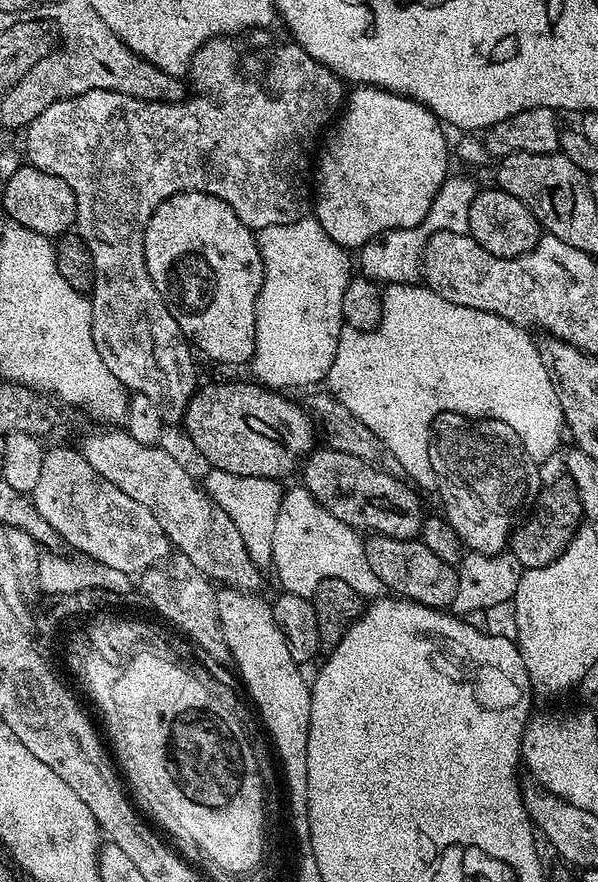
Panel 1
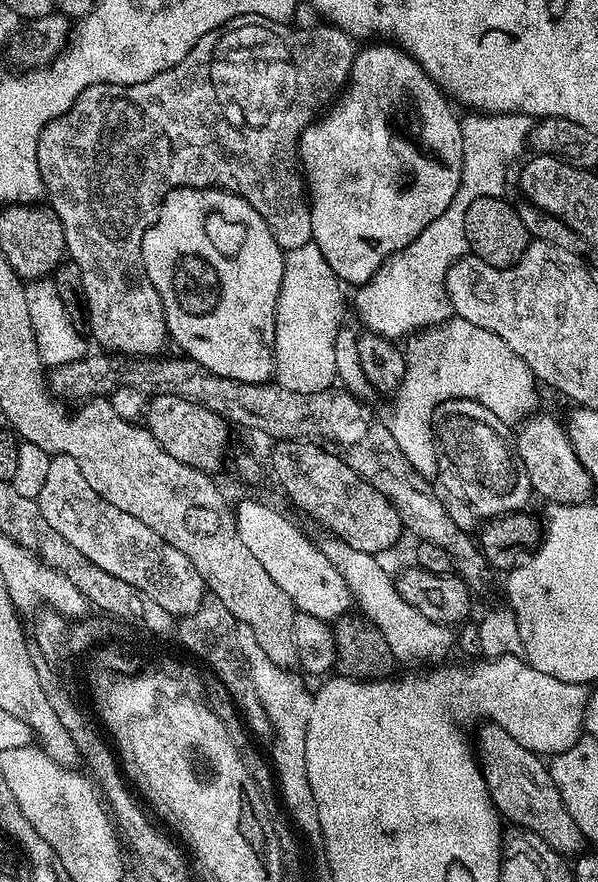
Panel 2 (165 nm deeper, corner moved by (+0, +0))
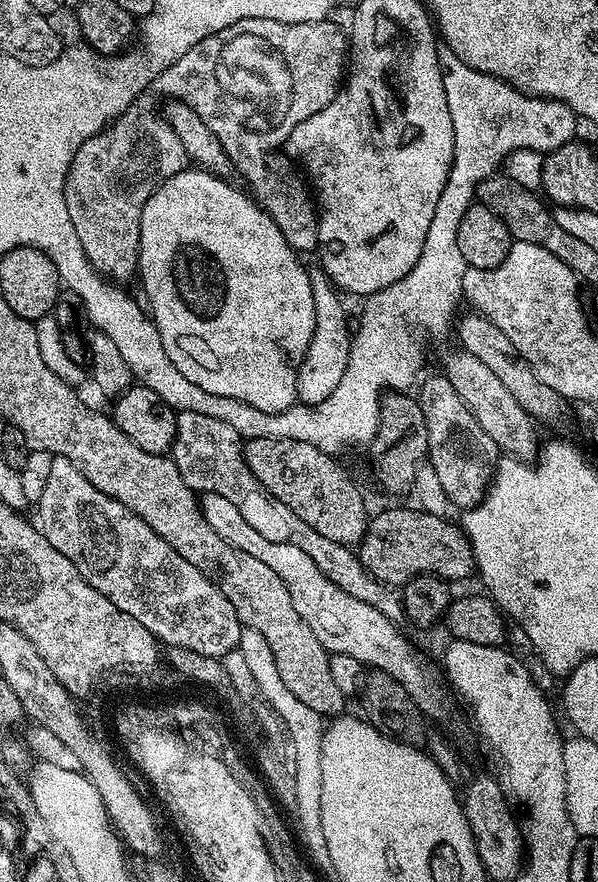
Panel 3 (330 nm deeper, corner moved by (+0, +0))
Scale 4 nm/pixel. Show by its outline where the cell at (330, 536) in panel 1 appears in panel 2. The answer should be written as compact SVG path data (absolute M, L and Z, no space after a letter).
M333 536L325 537L320 547L326 558L338 570L347 588L351 590L355 605L362 608L361 613L386 638L391 653L397 663L404 664L410 660L424 658L440 658L451 650L455 632L449 625L431 622L424 614L420 614L404 598L398 594L393 577L380 568L377 557L364 551L354 550Z

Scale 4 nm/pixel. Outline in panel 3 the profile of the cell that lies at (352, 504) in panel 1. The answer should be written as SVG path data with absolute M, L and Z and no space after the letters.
M258 438L244 444L244 461L250 474L254 474L254 478L268 494L278 502L290 506L290 510L294 510L294 514L298 514L306 526L314 526L318 534L339 544L359 545L368 529L370 511L364 505L364 496L360 493L359 486L348 477L347 470L339 464L341 461L337 457L326 455L318 450L318 446L310 446L310 442L294 442L290 438Z

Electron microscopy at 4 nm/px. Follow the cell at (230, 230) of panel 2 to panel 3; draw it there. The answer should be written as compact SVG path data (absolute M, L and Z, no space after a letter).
M185 170L180 173L174 174L170 179L165 180L160 184L159 188L153 193L151 198L146 202L145 209L142 210L142 218L140 219L140 267L138 269L138 280L144 283L144 292L148 295L147 307L150 309L150 318L156 323L156 329L158 334L162 338L162 346L166 346L166 354L168 360L174 362L174 366L178 366L178 370L186 378L190 378L190 382L194 382L194 386L202 386L202 390L206 390L209 394L220 394L222 398L238 398L242 402L246 402L250 406L256 406L258 410L266 410L267 412L281 412L286 410L291 404L297 403L296 399L296 383L298 382L298 370L300 364L304 360L304 356L308 353L308 346L310 344L310 338L314 332L314 294L312 293L312 283L308 277L309 269L303 268L300 265L301 257L294 251L292 247L286 242L286 238L282 234L282 230L275 224L274 221L266 215L260 209L259 204L255 200L249 198L247 195L244 196L235 188L227 179L221 178L211 174L205 170Z

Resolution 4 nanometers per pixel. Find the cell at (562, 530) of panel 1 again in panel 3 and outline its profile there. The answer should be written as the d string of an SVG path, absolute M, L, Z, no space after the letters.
M415 506L409 508L388 508L371 517L368 529L358 545L358 555L362 566L375 580L391 586L402 586L410 578L415 576L438 576L441 580L455 582L463 576L473 575L476 572L476 559L472 553L472 547L468 541L468 535L464 533L459 523L451 524L451 519L443 516L434 516L421 512Z

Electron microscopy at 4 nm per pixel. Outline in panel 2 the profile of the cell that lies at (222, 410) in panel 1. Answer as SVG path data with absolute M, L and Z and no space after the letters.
M153 396L147 401L143 423L150 434L178 462L186 462L186 466L197 468L199 472L216 474L220 468L220 455L228 444L230 425L218 414L206 410L206 406L183 400L177 396Z

